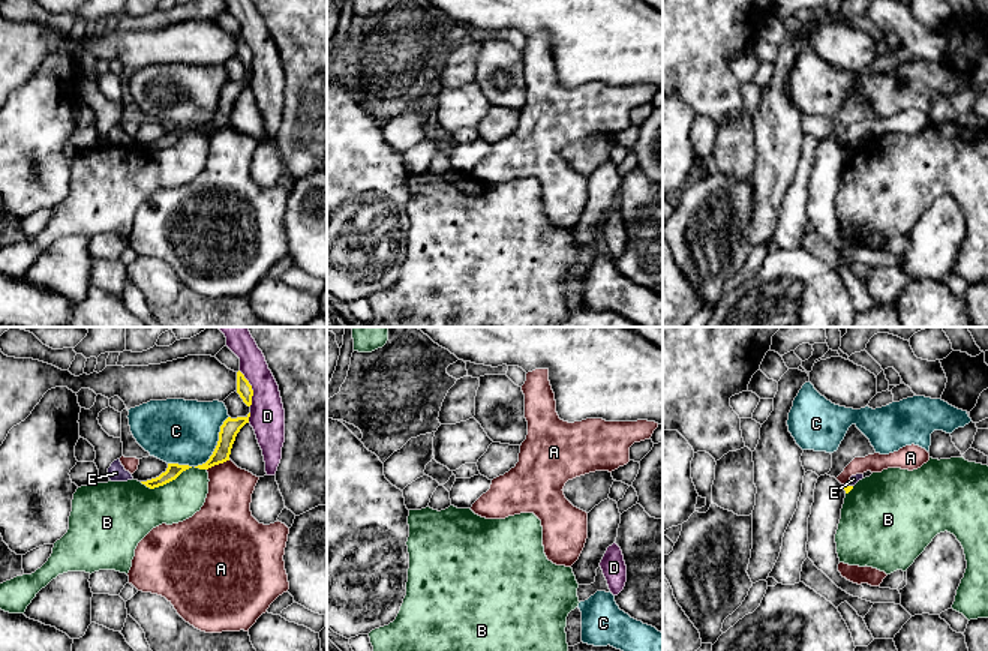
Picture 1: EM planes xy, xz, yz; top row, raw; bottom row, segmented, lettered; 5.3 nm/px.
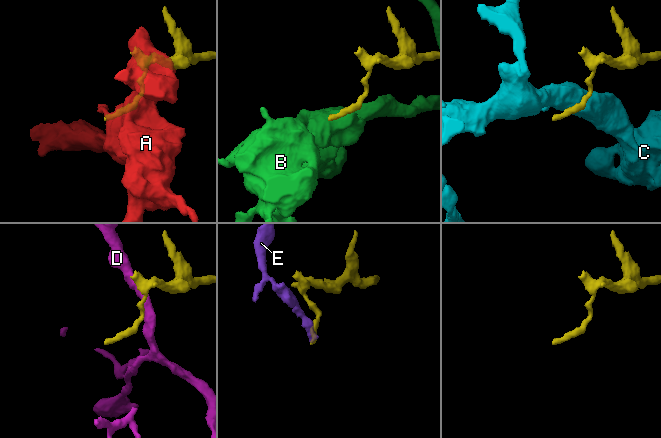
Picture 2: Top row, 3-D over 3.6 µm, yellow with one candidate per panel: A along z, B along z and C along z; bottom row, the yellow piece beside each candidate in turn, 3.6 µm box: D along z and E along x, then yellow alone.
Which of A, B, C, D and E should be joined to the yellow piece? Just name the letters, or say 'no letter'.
no letter

